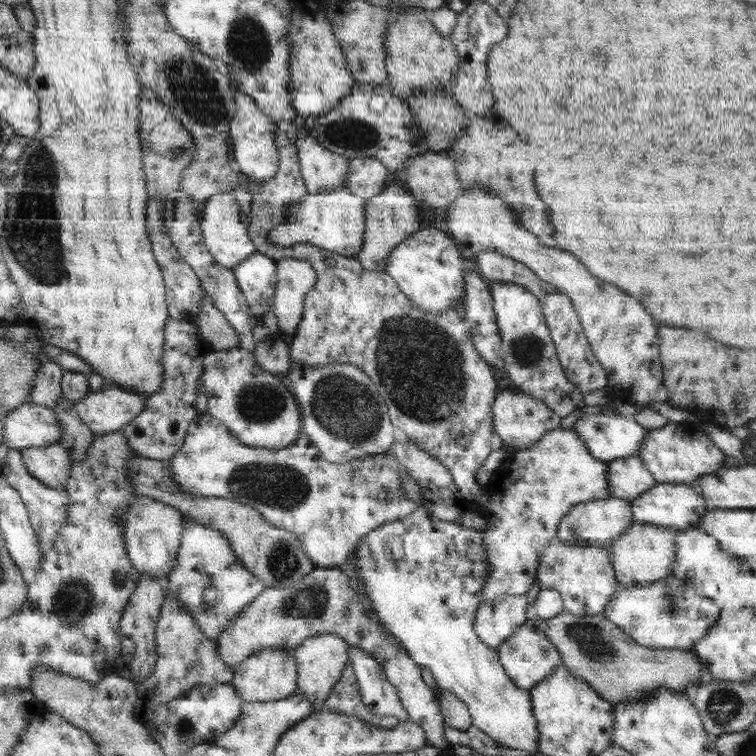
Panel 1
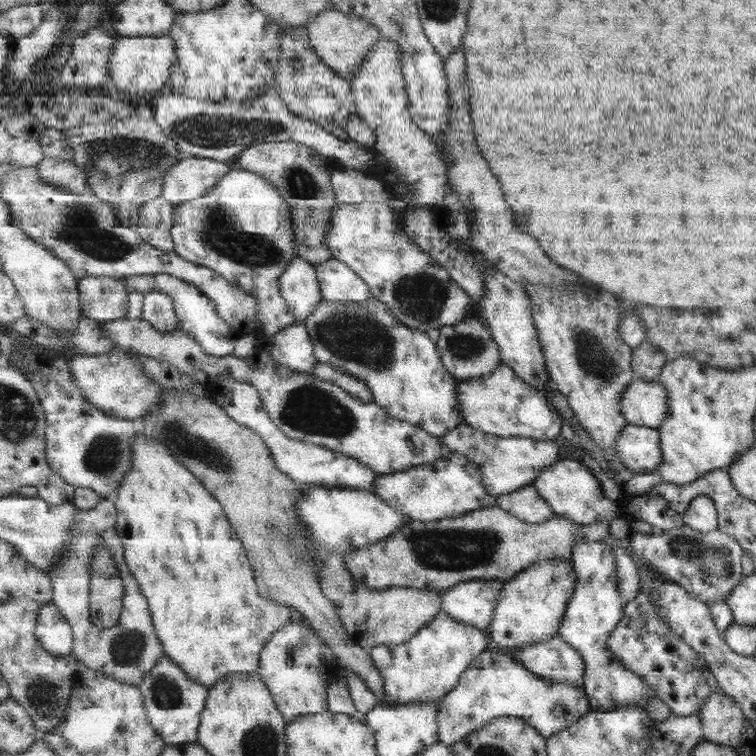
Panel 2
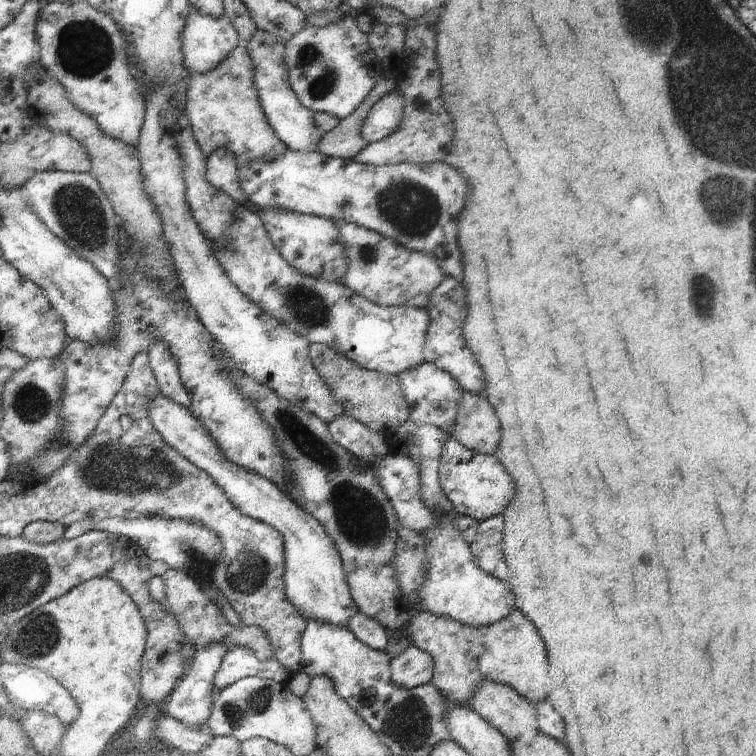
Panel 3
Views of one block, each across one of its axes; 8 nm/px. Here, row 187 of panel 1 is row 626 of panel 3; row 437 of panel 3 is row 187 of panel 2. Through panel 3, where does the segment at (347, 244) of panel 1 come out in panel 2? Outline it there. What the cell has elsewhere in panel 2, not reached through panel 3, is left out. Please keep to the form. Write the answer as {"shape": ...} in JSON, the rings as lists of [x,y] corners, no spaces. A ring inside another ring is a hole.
{"shape":[[[181,156],[181,161],[167,171],[167,176],[163,179],[163,198],[172,202],[175,206],[183,203],[190,203],[192,200],[207,195],[219,179],[223,178],[227,172],[231,171],[232,162],[219,162],[219,160],[204,159],[191,156]]]}

